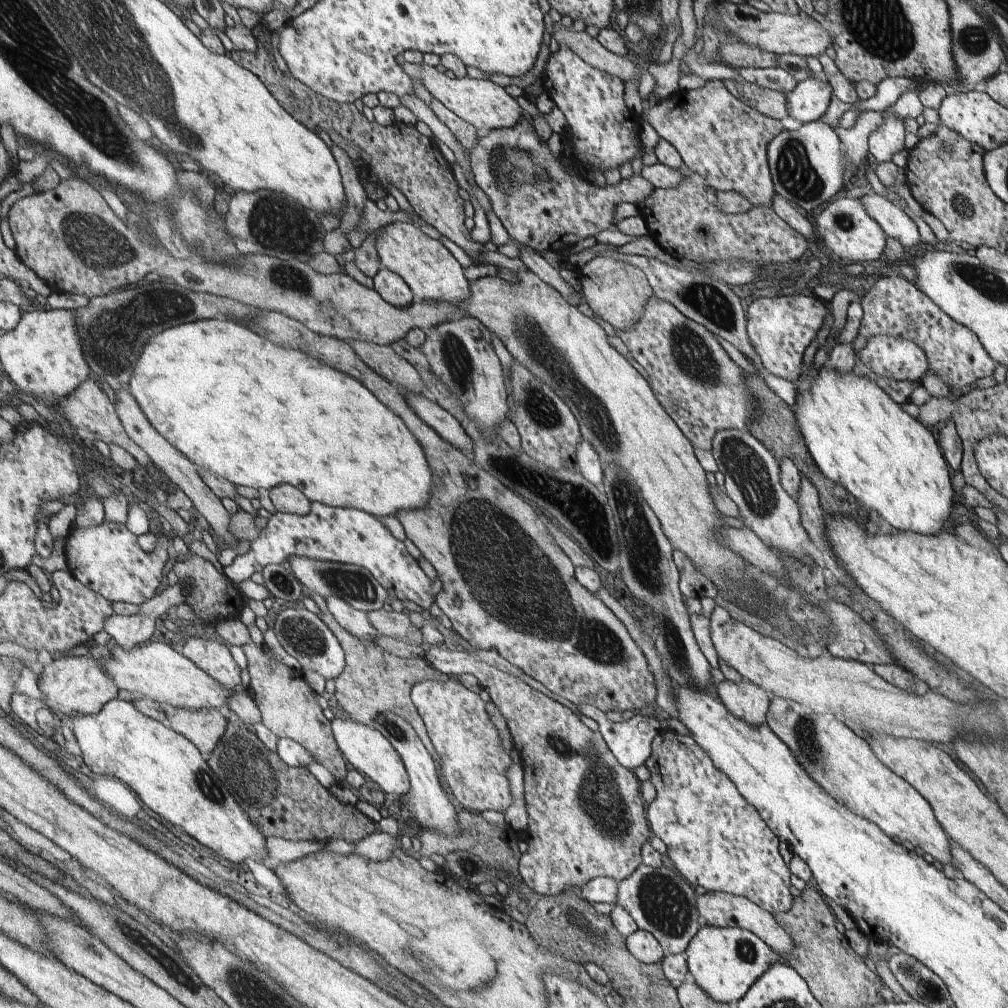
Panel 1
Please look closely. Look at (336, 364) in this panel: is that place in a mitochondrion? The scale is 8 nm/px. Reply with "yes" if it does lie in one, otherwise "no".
no

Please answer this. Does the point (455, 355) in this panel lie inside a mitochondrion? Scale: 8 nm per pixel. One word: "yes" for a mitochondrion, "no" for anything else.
yes

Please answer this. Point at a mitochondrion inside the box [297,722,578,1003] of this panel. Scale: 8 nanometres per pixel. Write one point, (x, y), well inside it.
(556, 742)

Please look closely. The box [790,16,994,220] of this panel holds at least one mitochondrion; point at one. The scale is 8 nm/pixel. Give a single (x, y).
(974, 40)

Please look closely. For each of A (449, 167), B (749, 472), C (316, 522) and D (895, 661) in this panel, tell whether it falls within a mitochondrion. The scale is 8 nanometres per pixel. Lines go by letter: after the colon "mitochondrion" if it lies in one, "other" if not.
A: other
B: mitochondrion
C: other
D: other

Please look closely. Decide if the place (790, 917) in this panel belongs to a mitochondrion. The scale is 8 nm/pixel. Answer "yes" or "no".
no

